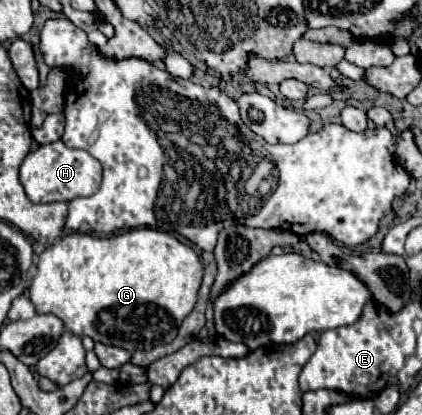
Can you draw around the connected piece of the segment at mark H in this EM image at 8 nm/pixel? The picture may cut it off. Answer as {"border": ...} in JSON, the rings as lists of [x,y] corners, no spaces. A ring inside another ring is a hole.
{"border":[[[62,141],[48,143],[28,153],[20,167],[20,183],[32,203],[72,201],[74,197],[90,197],[102,181],[102,163],[82,149],[70,149]]]}

